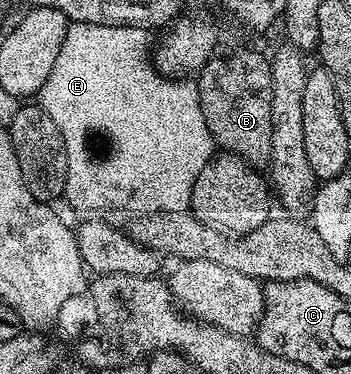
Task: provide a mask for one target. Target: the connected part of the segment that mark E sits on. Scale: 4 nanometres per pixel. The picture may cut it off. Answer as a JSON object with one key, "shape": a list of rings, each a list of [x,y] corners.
{"shape":[[[71,23],[66,30],[64,46],[60,46],[60,55],[52,66],[52,74],[44,82],[40,93],[43,110],[56,122],[56,130],[64,138],[66,147],[66,190],[64,200],[82,214],[110,214],[106,212],[134,212],[133,214],[162,214],[184,212],[190,207],[192,186],[196,186],[196,178],[200,178],[200,170],[209,164],[216,152],[214,140],[210,137],[208,126],[204,122],[204,114],[200,110],[198,85],[190,78],[171,78],[161,76],[152,60],[151,33],[144,28],[136,28],[125,24],[76,24]]]}

